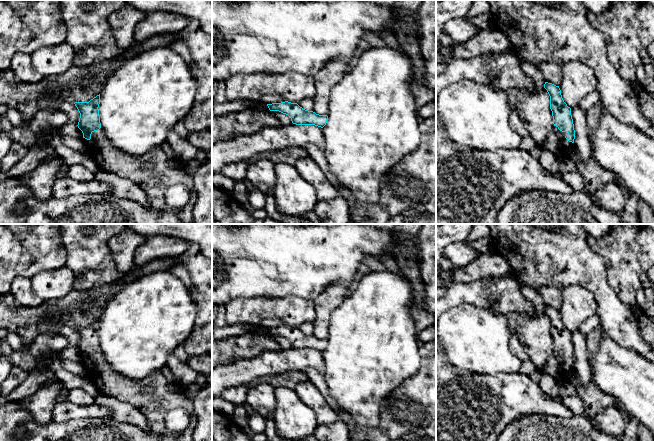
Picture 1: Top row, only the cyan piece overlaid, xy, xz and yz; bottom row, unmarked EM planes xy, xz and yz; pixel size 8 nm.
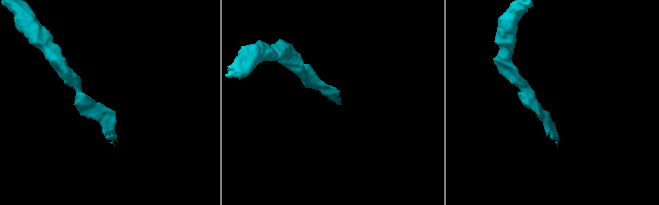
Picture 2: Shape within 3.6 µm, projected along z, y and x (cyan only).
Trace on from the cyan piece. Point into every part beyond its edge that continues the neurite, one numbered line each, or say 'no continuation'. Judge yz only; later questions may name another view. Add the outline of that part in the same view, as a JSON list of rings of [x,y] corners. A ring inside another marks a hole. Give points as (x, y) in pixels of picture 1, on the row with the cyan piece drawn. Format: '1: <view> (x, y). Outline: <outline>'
1: yz (556, 143). Outline: [[[553,126],[541,150],[551,152],[559,161],[568,158],[574,154],[574,143],[565,138],[567,134],[568,132],[562,132],[558,127]]]

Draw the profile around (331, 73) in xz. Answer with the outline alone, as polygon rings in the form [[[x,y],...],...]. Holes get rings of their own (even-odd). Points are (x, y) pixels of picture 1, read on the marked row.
[[[333,60],[326,63],[313,77],[316,93],[313,96],[313,112],[327,115],[332,88],[338,84],[349,70],[349,64]]]

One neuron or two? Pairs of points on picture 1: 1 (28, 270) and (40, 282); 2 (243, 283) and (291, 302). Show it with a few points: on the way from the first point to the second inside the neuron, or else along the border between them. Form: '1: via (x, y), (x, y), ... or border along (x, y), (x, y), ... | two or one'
1: border along (56, 269), (40, 271), (31, 278) | two
2: border along (254, 297), (291, 295), (302, 297) | two

